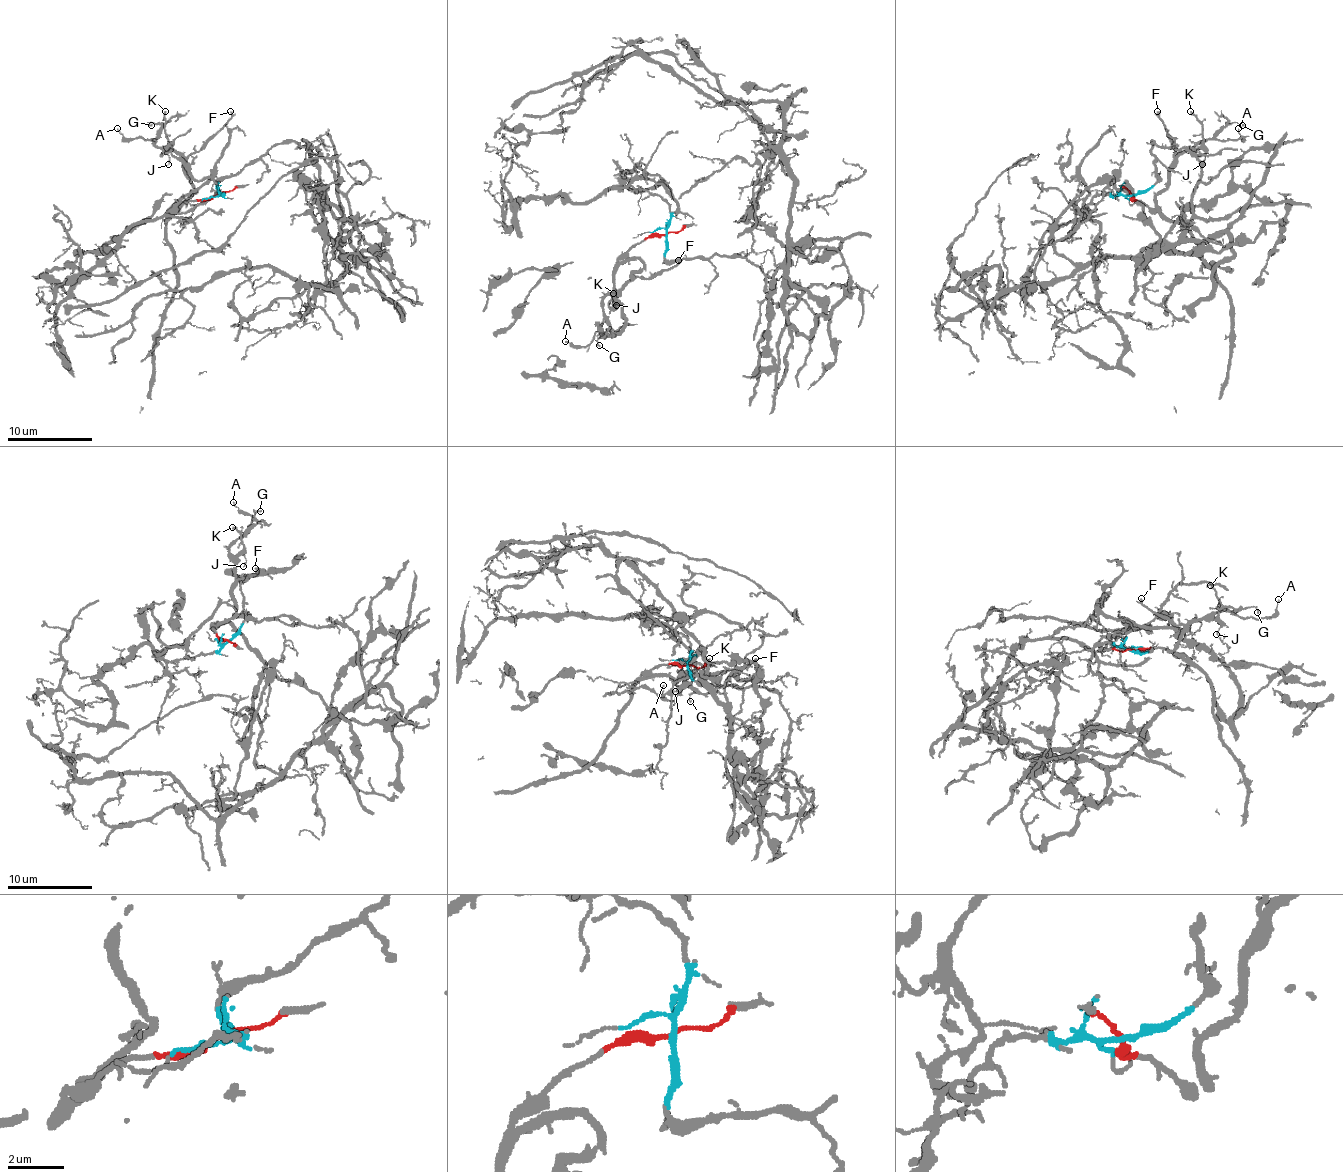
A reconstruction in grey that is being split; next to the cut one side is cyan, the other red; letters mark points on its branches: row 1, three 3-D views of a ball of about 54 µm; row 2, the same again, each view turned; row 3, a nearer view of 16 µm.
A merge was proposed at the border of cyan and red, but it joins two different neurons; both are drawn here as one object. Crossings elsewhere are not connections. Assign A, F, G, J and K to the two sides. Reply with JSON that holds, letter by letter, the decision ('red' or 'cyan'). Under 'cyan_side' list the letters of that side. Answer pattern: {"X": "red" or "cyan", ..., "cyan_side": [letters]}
{"A": "red", "F": "red", "G": "red", "J": "red", "K": "red", "cyan_side": []}

